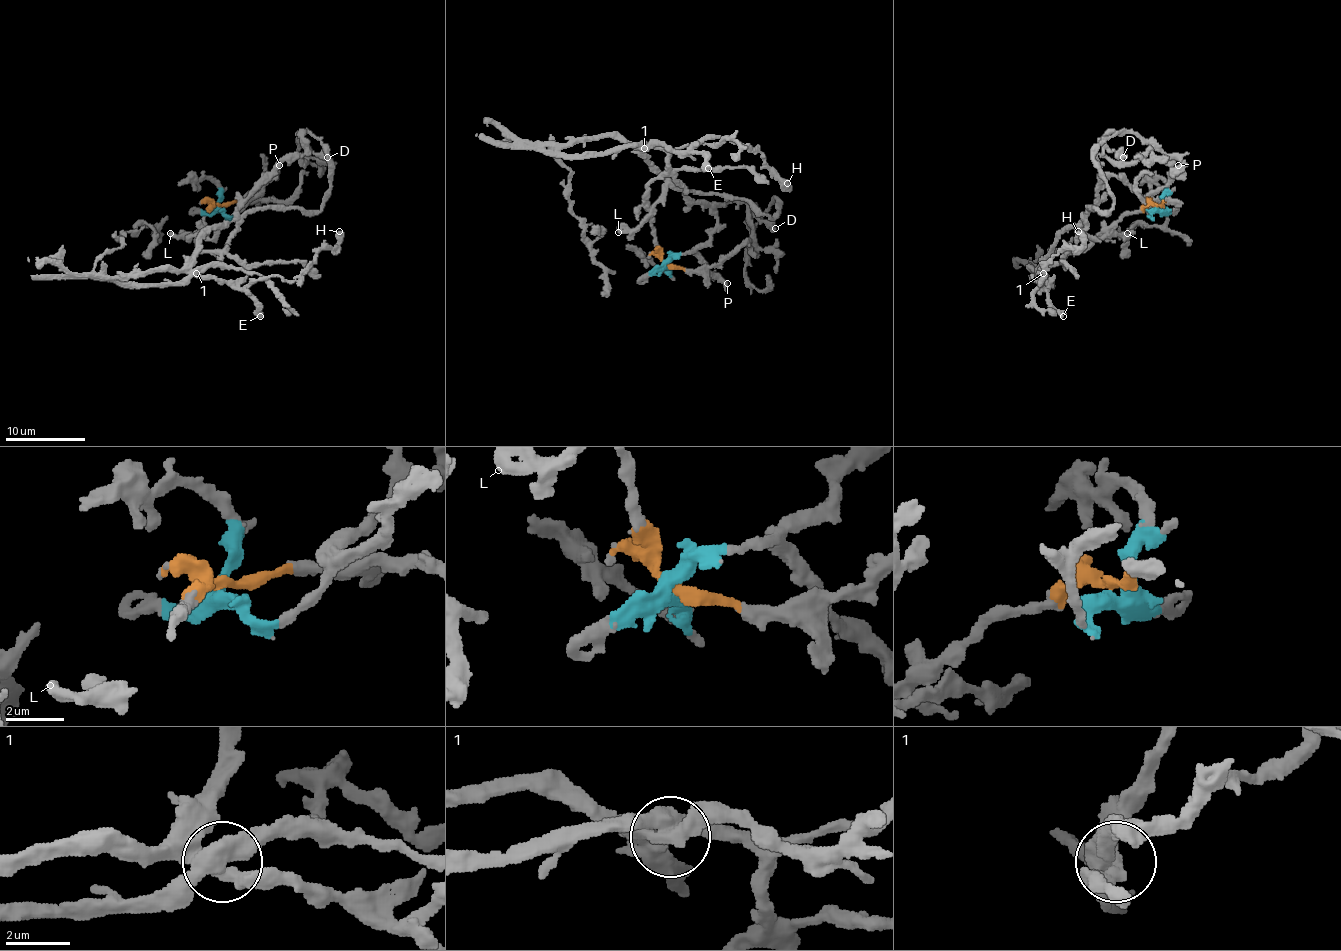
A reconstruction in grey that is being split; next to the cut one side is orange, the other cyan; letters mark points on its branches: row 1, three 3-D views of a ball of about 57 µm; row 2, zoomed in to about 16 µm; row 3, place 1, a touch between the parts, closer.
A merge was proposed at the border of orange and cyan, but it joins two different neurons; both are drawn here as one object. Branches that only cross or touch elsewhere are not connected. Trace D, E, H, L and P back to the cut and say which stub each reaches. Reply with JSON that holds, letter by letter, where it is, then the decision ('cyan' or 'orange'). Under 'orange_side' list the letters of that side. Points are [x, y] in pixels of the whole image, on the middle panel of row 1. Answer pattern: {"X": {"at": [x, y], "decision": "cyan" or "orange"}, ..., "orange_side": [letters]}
{"D": {"at": [775, 228], "decision": "orange"}, "E": {"at": [708, 168], "decision": "cyan"}, "H": {"at": [787, 183], "decision": "cyan"}, "L": {"at": [618, 232], "decision": "cyan"}, "P": {"at": [727, 283], "decision": "cyan"}, "orange_side": ["D"]}

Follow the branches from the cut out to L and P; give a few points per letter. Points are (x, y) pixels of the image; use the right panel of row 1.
L: (1159, 207), (1147, 215), (1147, 204), (1115, 176), (1103, 180), (1081, 227), (1095, 239), (1127, 233)
P: (1159, 207), (1147, 215), (1147, 198), (1181, 170), (1177, 164)

